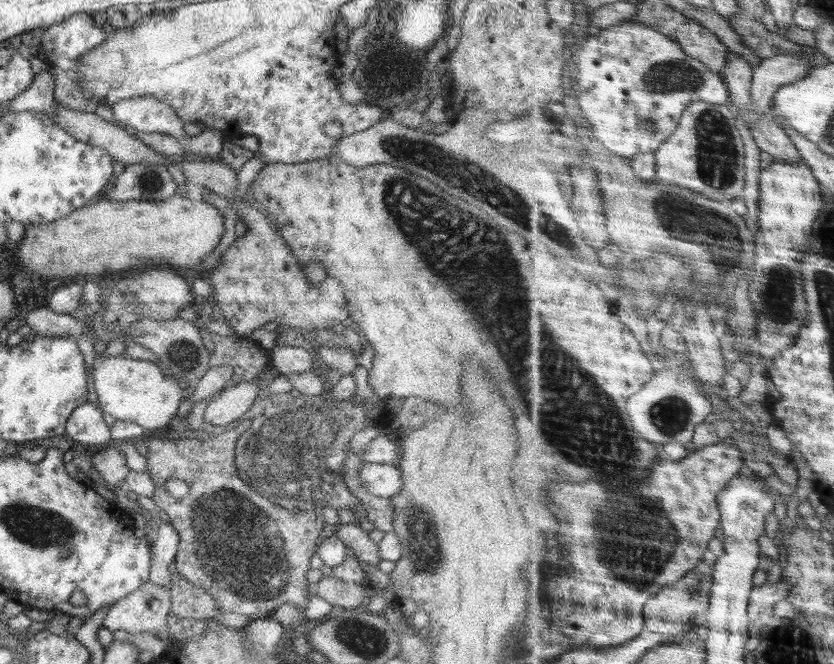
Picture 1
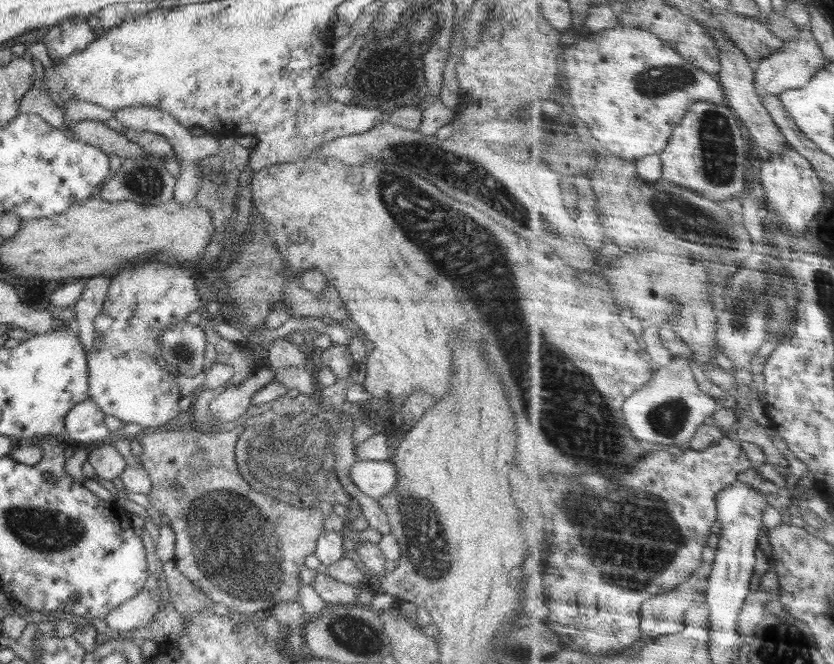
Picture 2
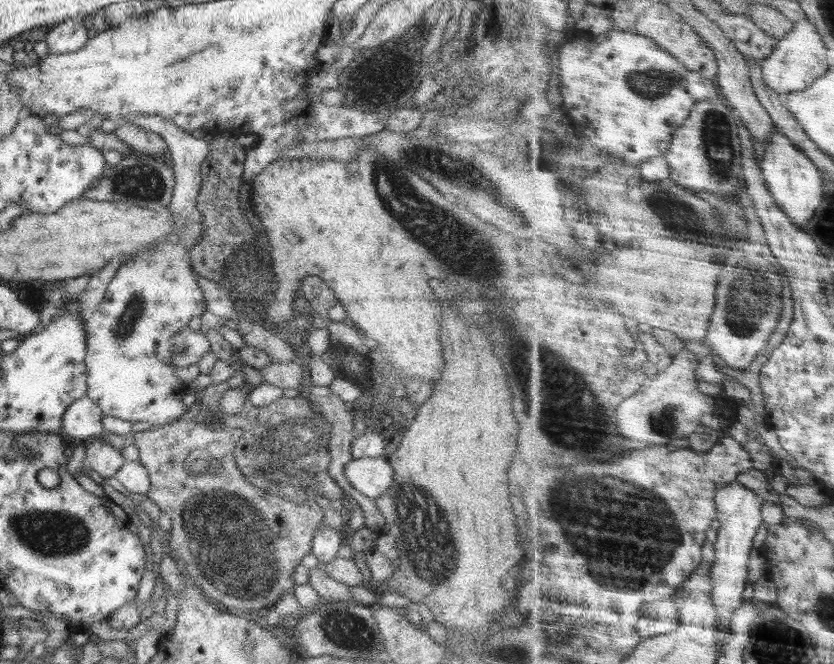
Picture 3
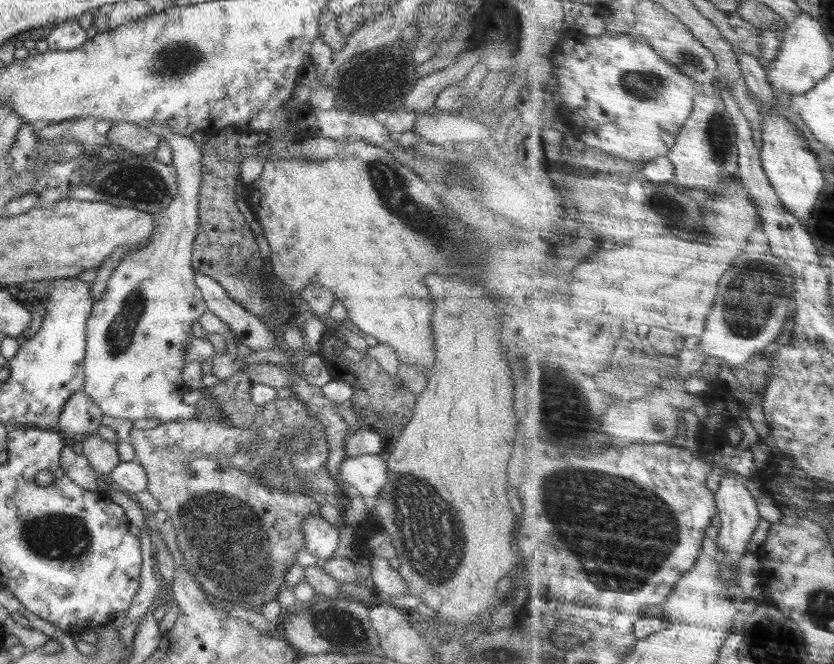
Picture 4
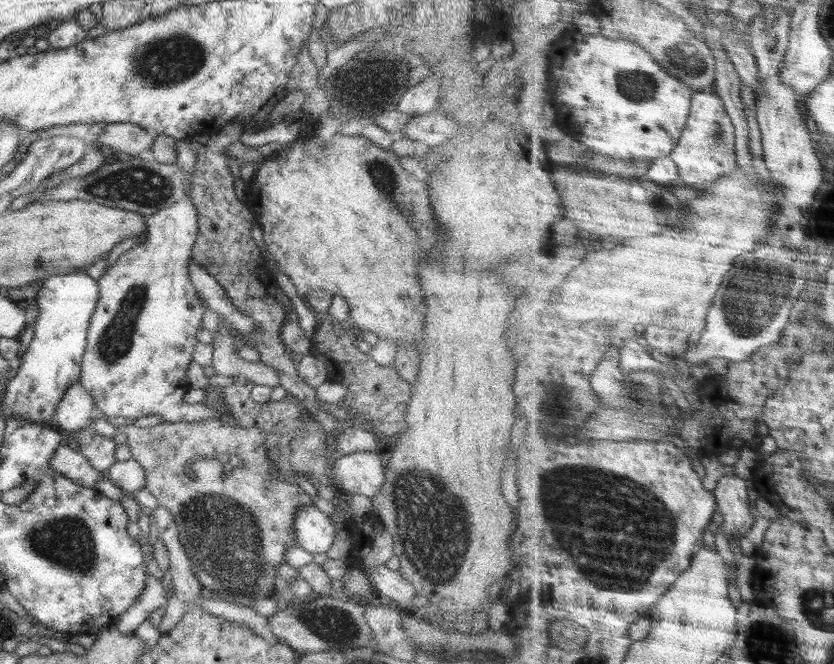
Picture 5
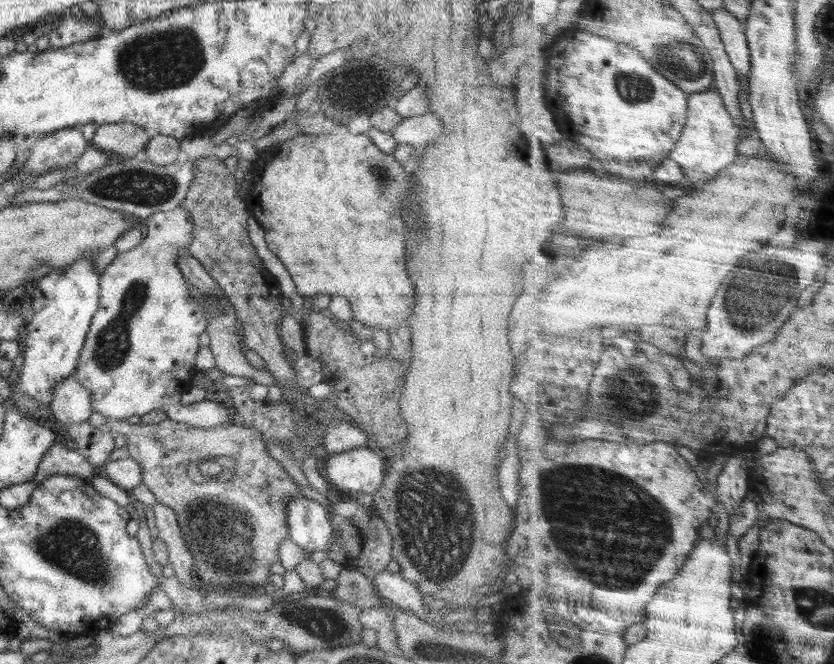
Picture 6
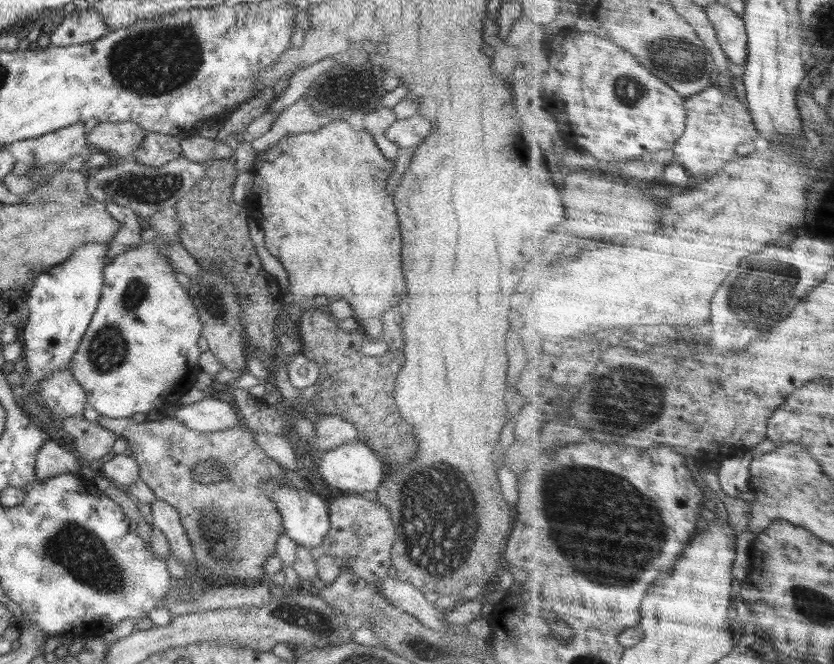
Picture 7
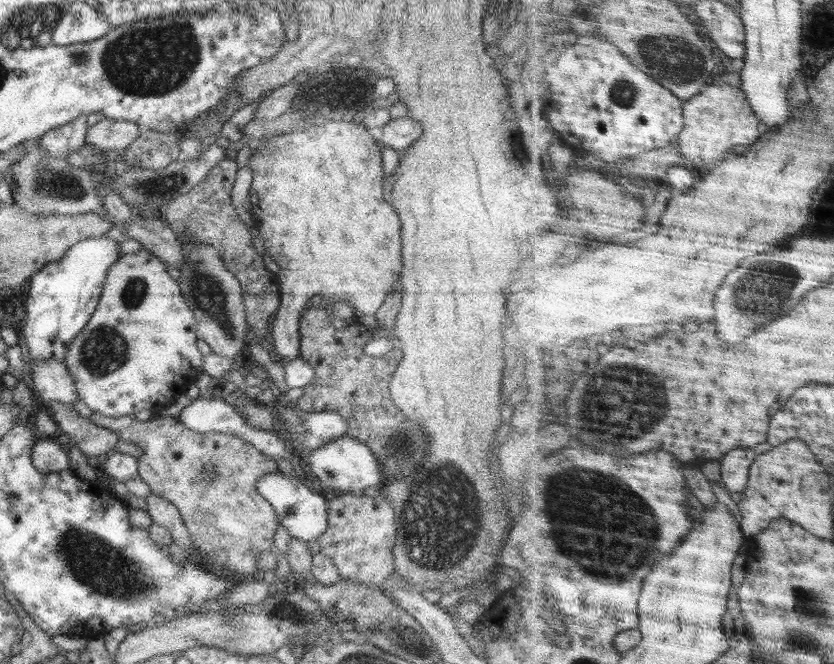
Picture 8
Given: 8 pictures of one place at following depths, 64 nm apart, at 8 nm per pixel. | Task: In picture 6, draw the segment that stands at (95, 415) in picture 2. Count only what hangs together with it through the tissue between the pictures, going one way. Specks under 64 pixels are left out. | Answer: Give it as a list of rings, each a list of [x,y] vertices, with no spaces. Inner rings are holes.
[[[74,376],[60,380],[51,394],[49,415],[57,426],[66,426],[88,420],[95,410],[91,405],[91,395]]]

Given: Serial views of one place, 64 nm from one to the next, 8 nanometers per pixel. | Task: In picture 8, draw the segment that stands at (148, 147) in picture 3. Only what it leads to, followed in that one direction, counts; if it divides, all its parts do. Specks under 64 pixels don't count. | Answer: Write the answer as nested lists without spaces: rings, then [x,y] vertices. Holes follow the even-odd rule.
[[[104,118],[92,128],[88,128],[86,143],[89,150],[99,153],[114,150],[118,157],[121,157],[138,136],[140,136],[138,124]]]

